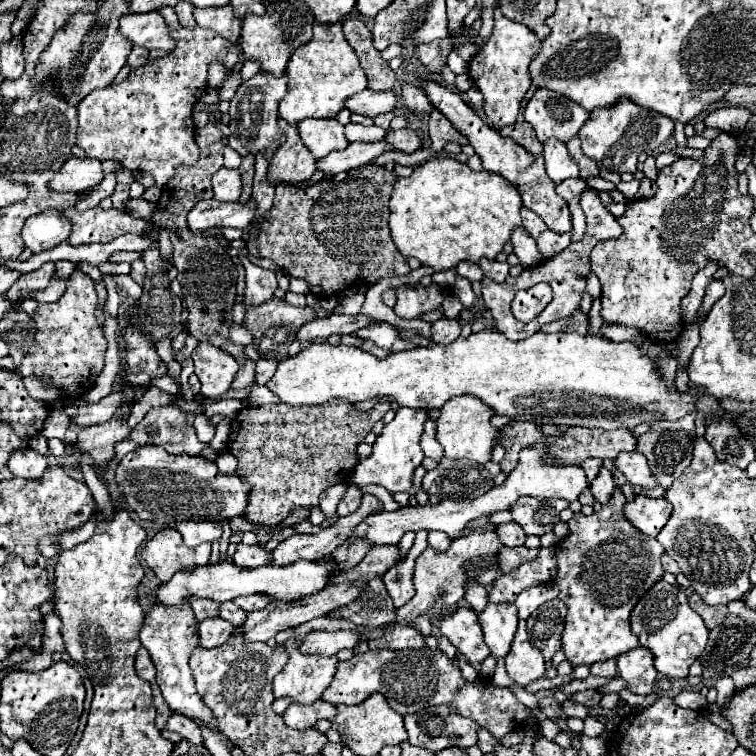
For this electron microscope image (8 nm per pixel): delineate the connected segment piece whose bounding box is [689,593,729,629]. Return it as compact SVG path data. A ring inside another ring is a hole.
M693 593L693 595L689 597L689 605L691 605L691 607L693 607L701 617L703 617L703 621L705 621L707 629L715 629L717 625L721 625L721 623L729 617L727 605L711 607L711 605L703 603L703 599L701 599L697 593Z

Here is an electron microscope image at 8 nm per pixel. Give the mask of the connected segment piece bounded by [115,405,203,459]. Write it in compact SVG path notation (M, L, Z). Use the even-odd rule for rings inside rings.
M163 405L163 407L153 407L129 433L129 437L115 447L115 459L127 455L133 451L137 445L159 445L169 453L187 453L187 455L199 455L203 449L203 443L197 439L195 429L187 425L185 413L177 405Z

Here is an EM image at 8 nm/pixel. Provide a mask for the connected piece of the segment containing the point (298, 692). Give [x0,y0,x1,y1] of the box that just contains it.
[273,637,337,705]

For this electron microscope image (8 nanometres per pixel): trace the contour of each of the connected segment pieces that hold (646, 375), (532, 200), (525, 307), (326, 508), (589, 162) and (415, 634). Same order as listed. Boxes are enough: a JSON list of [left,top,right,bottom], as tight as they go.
[[267,331,701,429],[417,79,571,233],[511,289,553,321],[319,483,349,517],[577,155,599,181],[369,627,425,649]]

